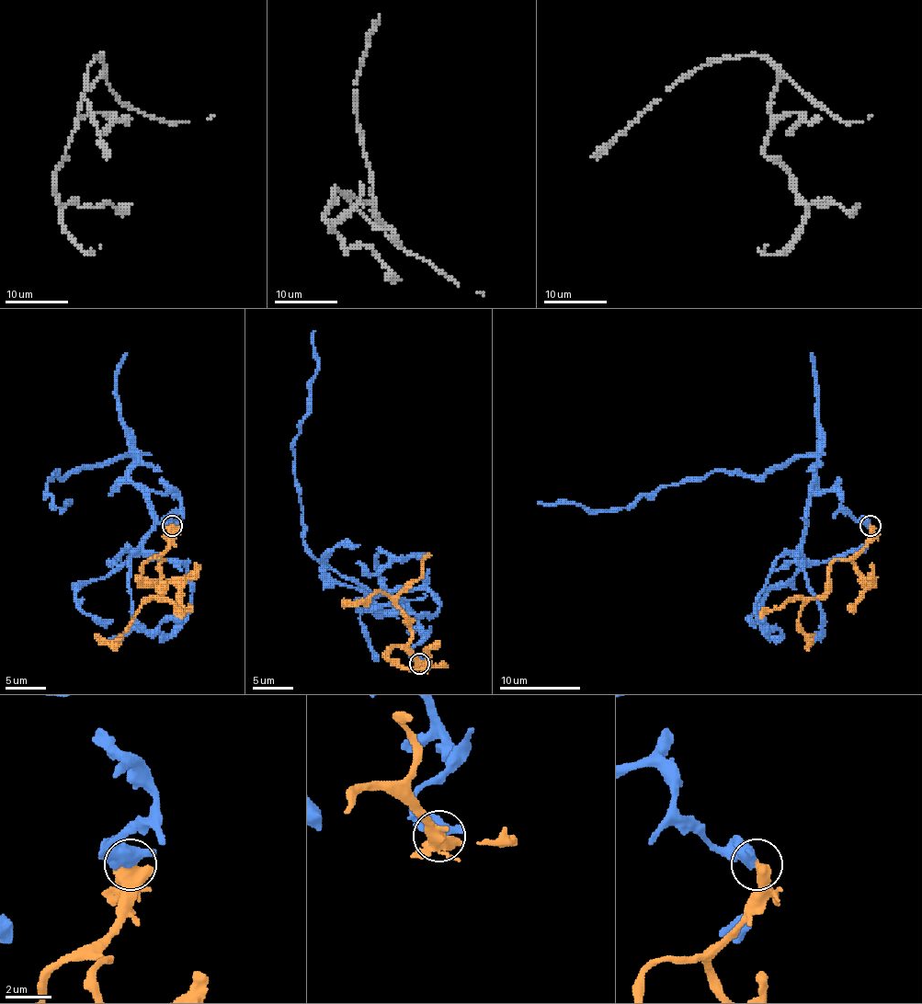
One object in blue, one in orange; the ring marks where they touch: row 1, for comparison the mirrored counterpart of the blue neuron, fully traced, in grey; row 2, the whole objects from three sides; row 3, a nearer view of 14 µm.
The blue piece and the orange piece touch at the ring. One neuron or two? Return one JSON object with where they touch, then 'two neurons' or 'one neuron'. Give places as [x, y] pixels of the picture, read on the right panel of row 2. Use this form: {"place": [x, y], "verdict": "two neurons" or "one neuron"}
{"place": [870, 526], "verdict": "two neurons"}

